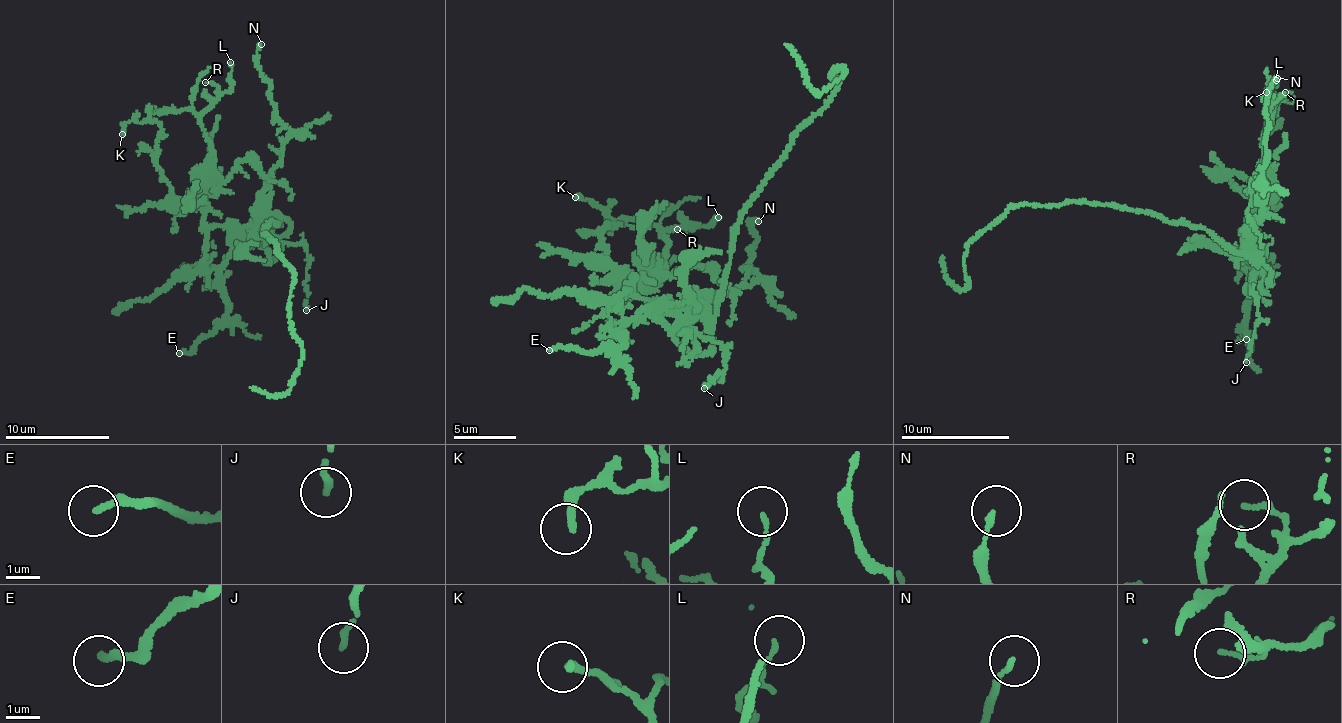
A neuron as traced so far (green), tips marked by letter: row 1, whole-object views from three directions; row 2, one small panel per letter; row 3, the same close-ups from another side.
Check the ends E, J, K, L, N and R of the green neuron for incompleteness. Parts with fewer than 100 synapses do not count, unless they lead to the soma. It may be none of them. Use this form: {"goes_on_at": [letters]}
{"goes_on_at": []}

